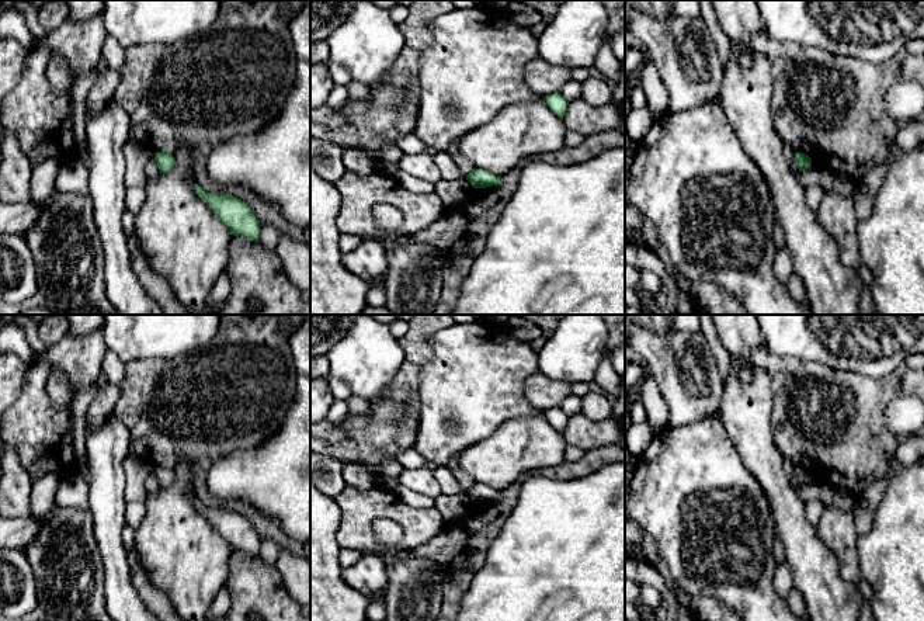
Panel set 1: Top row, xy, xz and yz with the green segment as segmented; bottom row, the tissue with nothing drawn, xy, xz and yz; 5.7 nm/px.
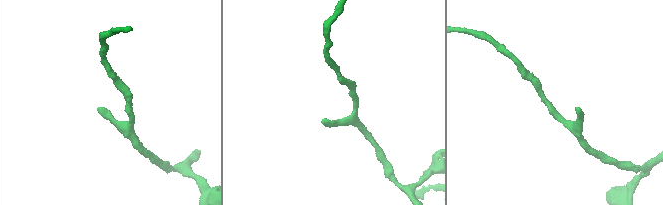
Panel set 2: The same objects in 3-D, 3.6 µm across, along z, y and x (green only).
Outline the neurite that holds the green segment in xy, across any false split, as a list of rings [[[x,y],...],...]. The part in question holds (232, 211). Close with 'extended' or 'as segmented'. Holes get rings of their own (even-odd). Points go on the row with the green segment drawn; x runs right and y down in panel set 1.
[[[197,183],[194,190],[233,236],[260,242],[260,222],[244,201],[226,192],[208,192]]] | as segmented

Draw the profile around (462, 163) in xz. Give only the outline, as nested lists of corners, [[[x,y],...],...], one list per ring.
[[[458,140],[452,142],[445,152],[452,157],[463,177],[466,177],[475,169],[475,164],[462,156]]]

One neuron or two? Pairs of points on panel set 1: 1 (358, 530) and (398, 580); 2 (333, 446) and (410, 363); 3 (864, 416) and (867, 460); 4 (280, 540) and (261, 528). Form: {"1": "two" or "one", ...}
{"1": "two", "2": "one", "3": "one", "4": "one"}

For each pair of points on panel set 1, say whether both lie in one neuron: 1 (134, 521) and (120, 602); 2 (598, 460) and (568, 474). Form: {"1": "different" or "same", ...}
{"1": "different", "2": "same"}

